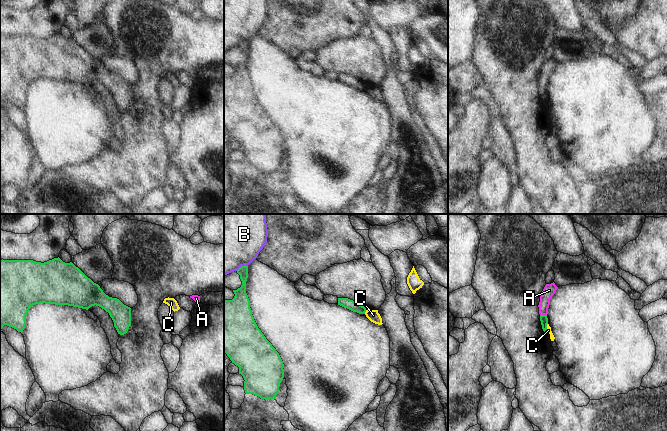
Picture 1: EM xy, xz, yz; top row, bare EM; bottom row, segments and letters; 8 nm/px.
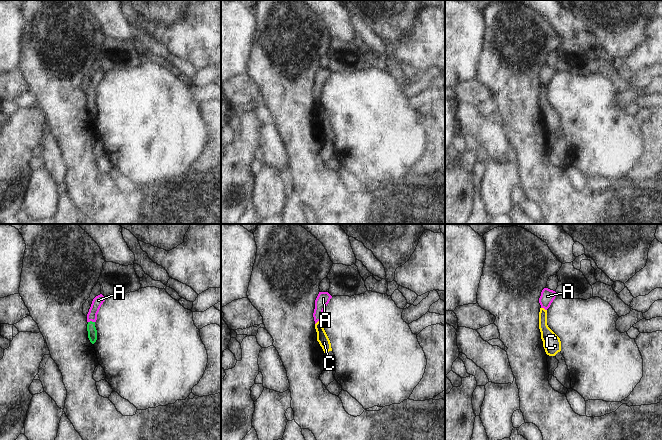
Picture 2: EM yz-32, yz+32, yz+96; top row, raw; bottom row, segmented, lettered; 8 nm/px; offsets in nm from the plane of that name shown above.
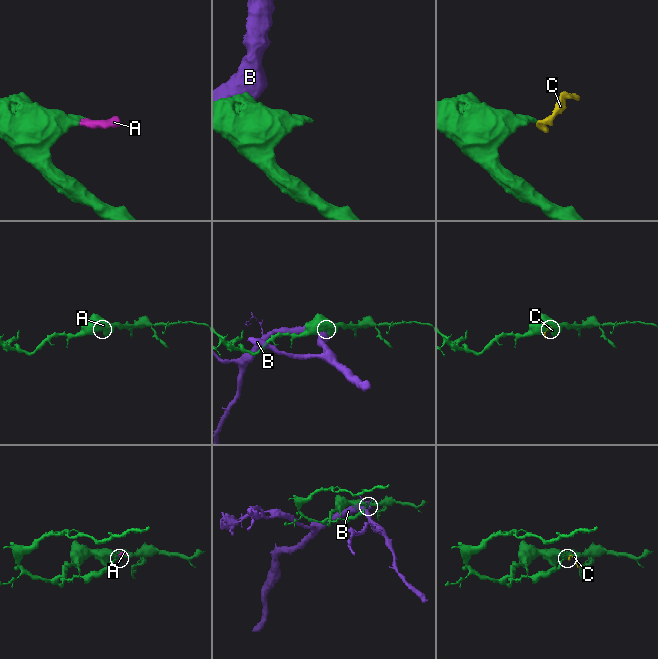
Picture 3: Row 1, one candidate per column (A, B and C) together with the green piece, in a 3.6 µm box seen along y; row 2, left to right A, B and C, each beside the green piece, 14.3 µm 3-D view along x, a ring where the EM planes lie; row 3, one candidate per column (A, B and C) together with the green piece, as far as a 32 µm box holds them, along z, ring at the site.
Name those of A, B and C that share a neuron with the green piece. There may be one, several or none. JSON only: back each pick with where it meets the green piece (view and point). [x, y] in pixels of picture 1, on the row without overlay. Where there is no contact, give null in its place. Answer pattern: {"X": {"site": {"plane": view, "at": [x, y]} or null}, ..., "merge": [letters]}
{"A": {"site": {"plane": "yz", "at": [543, 91]}}, "merge": ["A"]}

